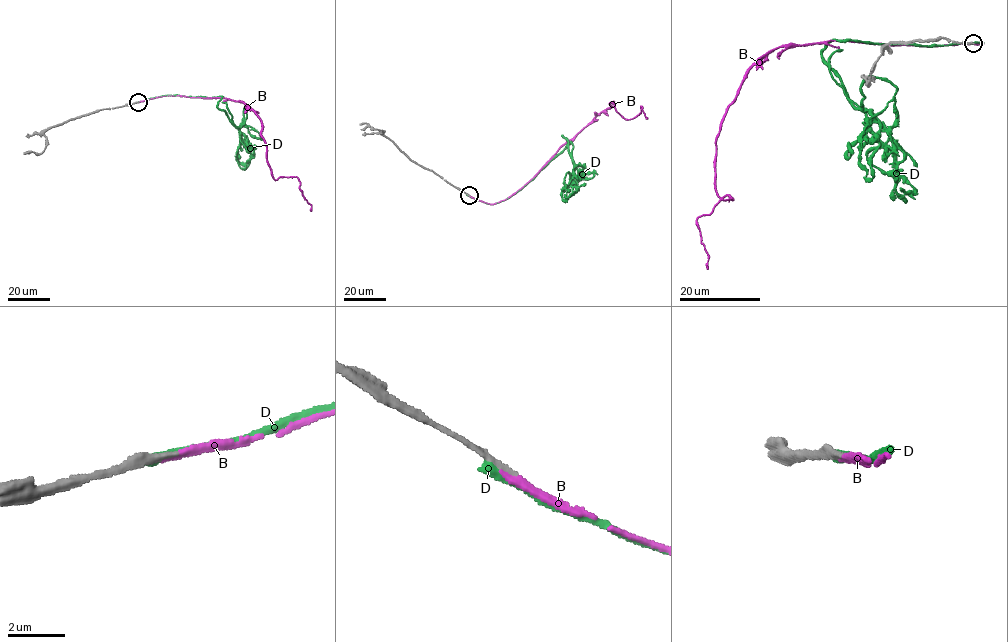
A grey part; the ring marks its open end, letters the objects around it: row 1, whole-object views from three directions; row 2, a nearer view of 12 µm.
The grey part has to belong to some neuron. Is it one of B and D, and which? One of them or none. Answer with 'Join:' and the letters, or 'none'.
Join: B

